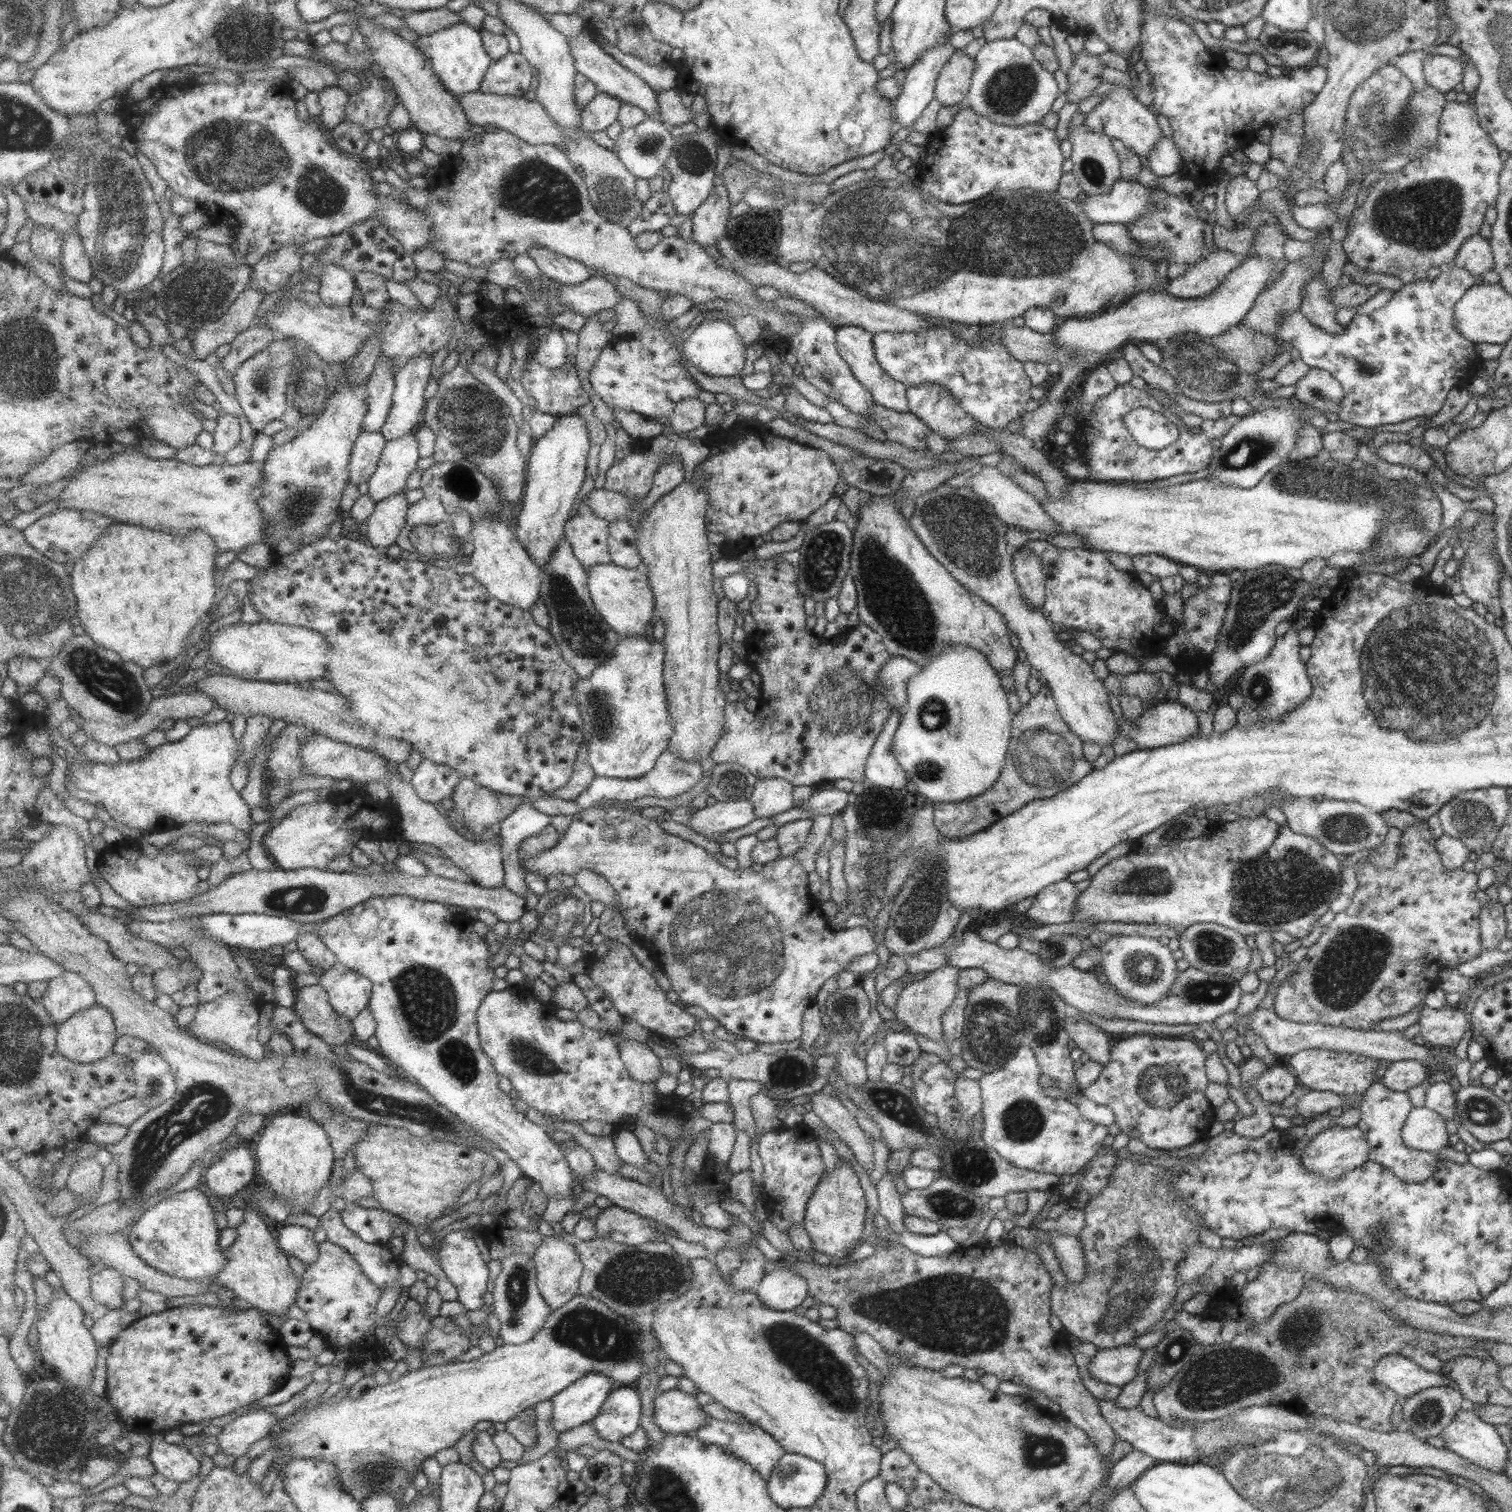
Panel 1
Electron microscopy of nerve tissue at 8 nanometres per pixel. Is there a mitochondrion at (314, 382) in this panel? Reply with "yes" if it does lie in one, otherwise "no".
yes

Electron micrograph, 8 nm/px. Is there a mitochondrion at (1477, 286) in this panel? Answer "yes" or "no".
no

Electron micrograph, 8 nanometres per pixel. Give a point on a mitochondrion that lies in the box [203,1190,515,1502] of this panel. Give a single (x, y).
(368, 1476)

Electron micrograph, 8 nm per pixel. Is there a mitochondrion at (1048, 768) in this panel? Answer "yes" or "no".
yes

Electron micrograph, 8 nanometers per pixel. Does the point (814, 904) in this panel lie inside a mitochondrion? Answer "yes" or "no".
no

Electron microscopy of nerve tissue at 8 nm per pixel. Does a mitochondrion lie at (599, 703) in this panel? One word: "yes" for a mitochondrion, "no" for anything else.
yes

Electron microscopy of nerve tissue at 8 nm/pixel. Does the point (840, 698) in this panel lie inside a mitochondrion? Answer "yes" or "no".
yes

